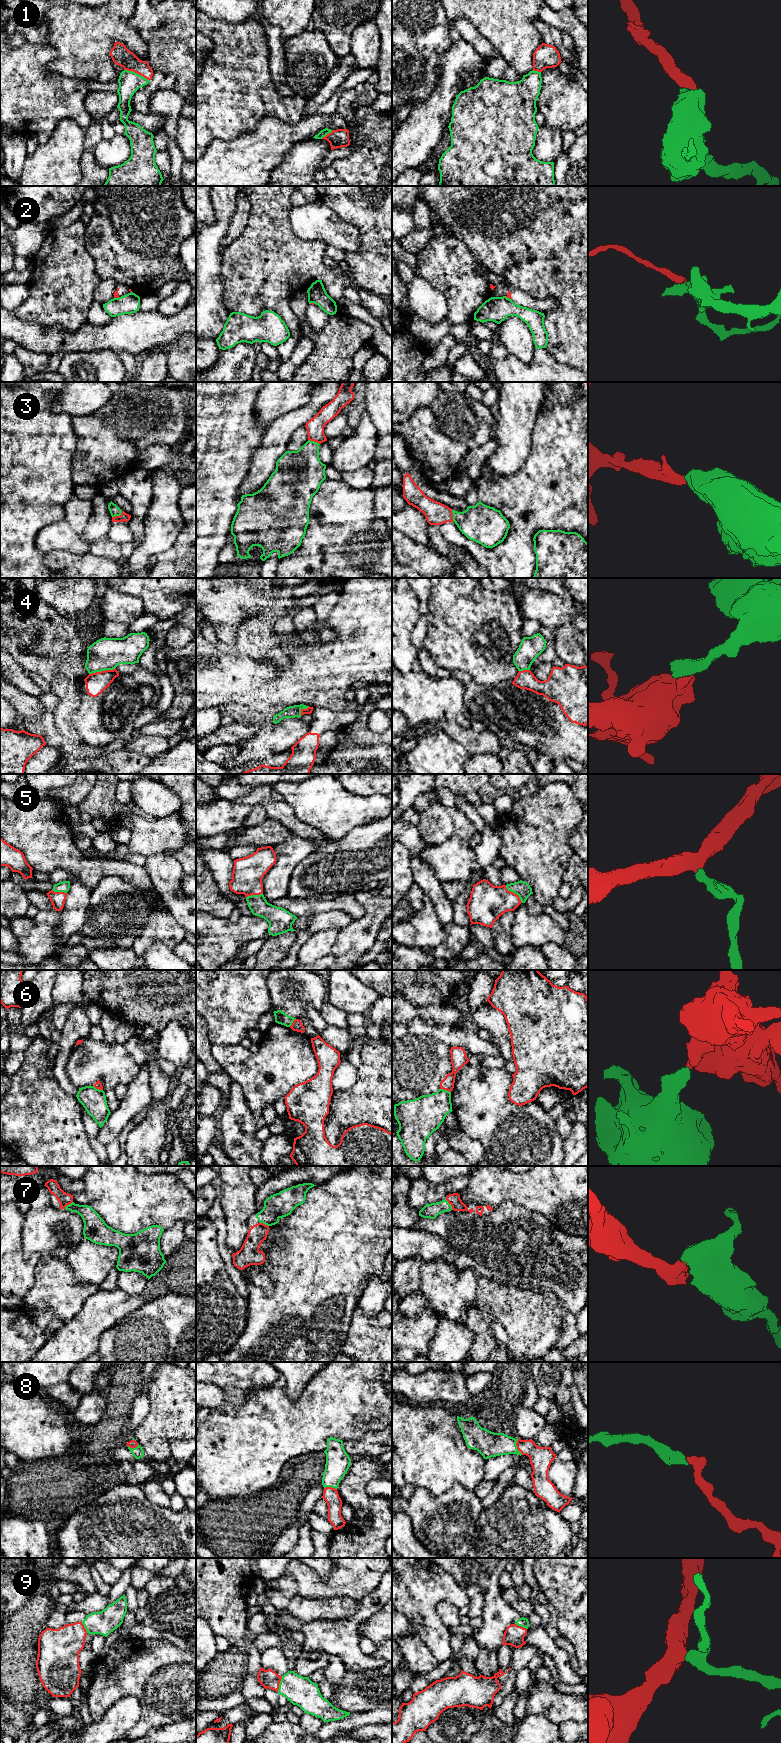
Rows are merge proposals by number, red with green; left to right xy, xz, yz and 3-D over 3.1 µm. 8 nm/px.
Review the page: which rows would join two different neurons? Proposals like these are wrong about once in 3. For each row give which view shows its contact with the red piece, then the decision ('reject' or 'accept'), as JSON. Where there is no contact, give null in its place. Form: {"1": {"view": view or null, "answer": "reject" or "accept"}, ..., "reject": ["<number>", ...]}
{"1": {"view": "xy", "answer": "accept"}, "2": {"view": "xy", "answer": "reject"}, "3": {"view": "xy", "answer": "accept"}, "4": {"view": "xy", "answer": "reject"}, "5": {"view": "yz", "answer": "accept"}, "6": {"view": "yz", "answer": "reject"}, "7": {"view": "yz", "answer": "accept"}, "8": {"view": "yz", "answer": "accept"}, "9": {"view": "xz", "answer": "accept"}, "reject": ["2", "4", "6"]}

